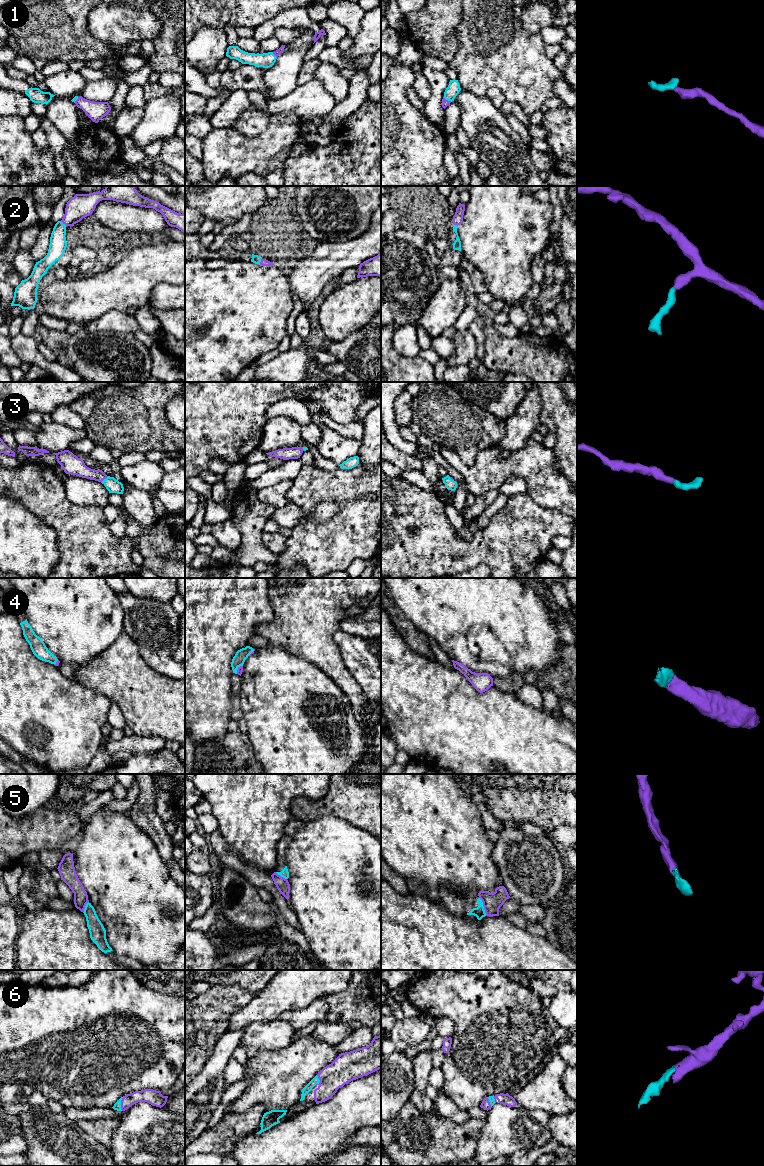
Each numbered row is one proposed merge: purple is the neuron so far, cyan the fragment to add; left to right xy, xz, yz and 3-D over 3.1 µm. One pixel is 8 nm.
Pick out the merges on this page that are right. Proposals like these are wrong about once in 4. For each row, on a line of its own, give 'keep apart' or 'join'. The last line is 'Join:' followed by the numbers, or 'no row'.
1: join
2: join
3: join
4: join
5: keep apart
6: join
Join: 1, 2, 3, 4, 6

